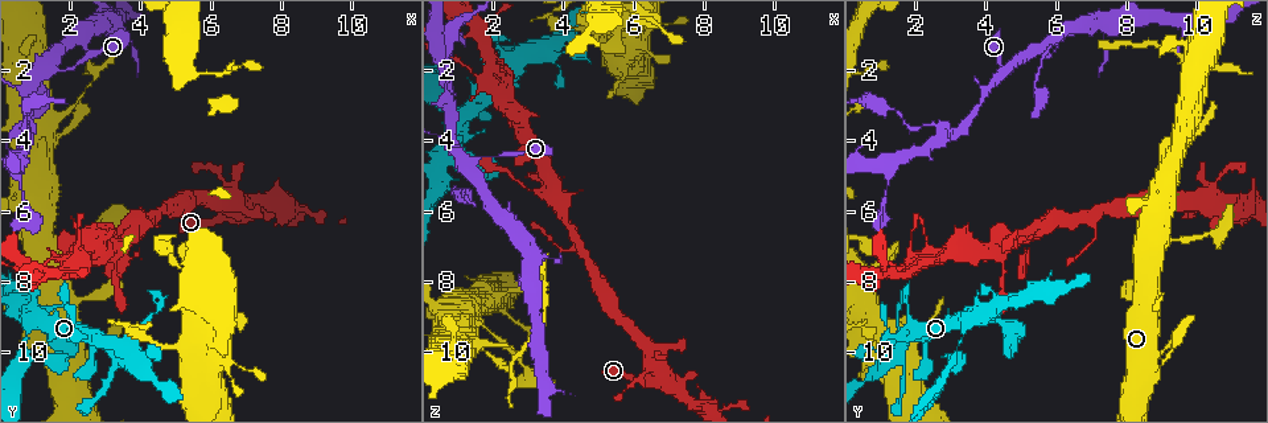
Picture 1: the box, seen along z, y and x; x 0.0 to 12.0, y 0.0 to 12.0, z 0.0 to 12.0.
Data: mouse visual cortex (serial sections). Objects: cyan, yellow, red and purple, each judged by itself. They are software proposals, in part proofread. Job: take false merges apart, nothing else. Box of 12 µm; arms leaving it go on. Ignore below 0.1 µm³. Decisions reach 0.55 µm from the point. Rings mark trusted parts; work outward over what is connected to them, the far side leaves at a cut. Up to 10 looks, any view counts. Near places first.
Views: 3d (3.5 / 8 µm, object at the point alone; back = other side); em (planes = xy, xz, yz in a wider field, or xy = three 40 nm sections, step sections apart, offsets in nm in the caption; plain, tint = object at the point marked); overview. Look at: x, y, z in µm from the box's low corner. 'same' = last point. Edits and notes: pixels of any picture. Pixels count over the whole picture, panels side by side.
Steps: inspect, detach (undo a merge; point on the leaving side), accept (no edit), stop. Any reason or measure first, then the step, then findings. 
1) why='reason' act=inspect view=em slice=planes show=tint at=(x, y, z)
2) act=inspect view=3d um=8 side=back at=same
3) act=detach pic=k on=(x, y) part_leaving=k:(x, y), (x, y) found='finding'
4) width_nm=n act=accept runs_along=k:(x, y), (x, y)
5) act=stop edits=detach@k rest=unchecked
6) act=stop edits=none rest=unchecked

why='thin arm on a thick one' act=inspect view=3d um=3.5 at=(1.9, 1.2, 5.8)

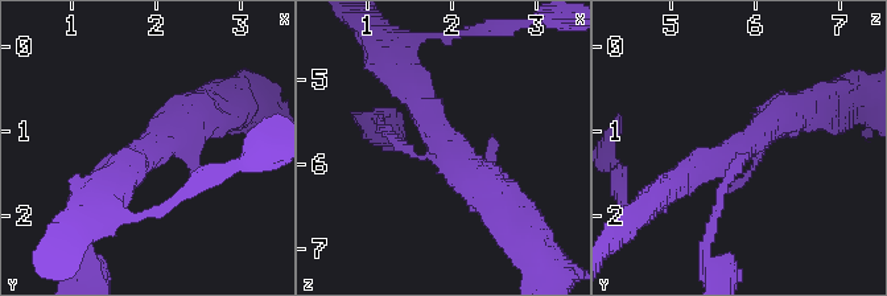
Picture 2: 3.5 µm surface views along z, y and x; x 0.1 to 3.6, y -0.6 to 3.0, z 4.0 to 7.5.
act=inspect view=em slice=planes show=tint at=(1.90, 1.30, 5.80)

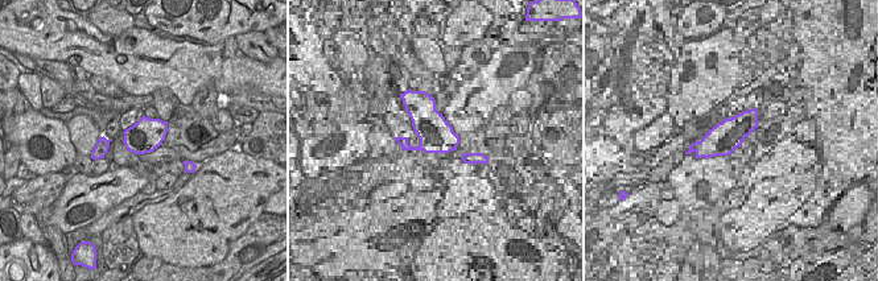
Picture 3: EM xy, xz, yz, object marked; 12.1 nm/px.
act=accept runs_along=2:(407, 82), (442, 146), (495, 204) found='all the same cell'

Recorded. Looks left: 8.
why='thin arm on a thick one' act=inspect view=3d um=3.5 at=(0.9, 2.5, 4.2)

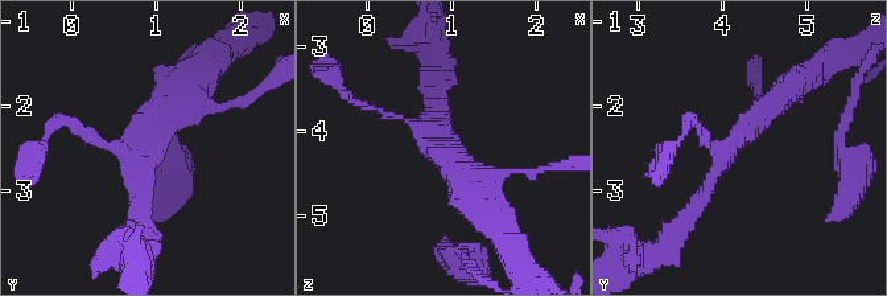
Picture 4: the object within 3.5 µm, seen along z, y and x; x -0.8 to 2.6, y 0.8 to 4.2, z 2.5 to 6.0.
arms=3 arm_widths_nm=100,200,300 act=inspect view=em slice=xy step=1 show=tint at=(0.80, 2.50, 4.20)

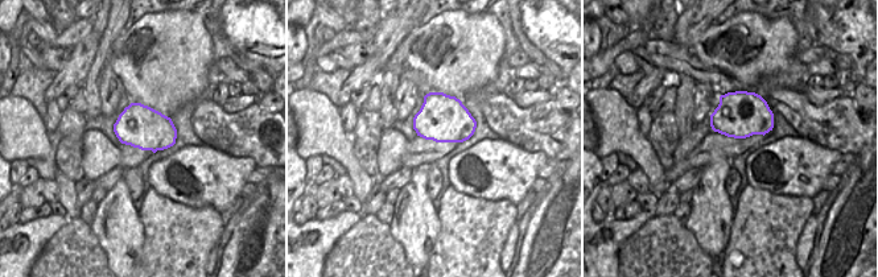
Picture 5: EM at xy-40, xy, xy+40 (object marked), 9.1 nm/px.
act=accept runs_along=4:(767, 105), (683, 222) found='continuous, no second cell'

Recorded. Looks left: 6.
why='sharp bend' act=inspect view=3d um=3.5 at=(1.8, 7.3, 2.2)

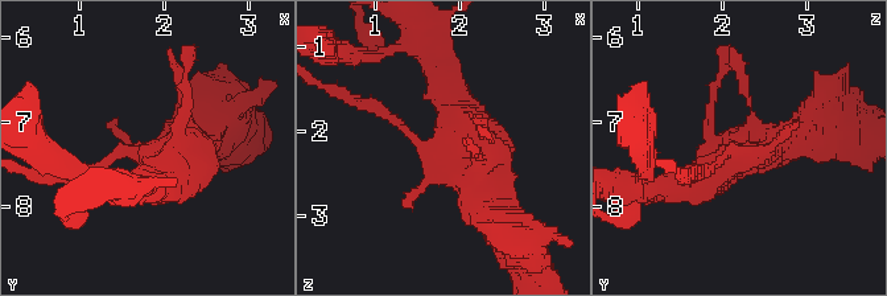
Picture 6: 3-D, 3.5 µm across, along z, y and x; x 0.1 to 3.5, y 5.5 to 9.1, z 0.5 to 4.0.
why='now the EM' act=inspect view=em slice=xy step=5 show=tint at=(1.85, 7.40, 2.20)

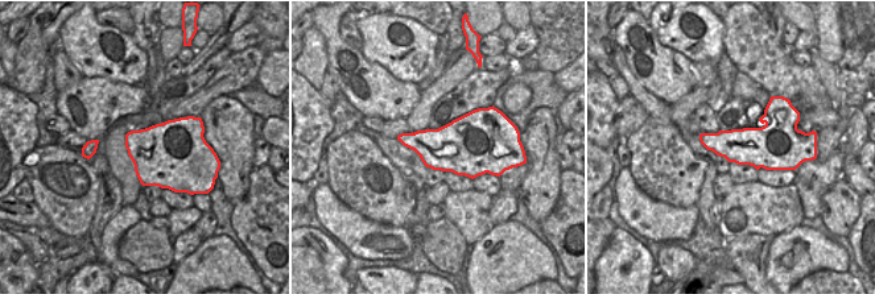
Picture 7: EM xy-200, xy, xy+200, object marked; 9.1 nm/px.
act=detach pic=6 on=(375, 106) part_leaving=6:(407, 132), (382, 109), (334, 91) found='a second cell is stuck on'

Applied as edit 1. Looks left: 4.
act=inspect view=overview

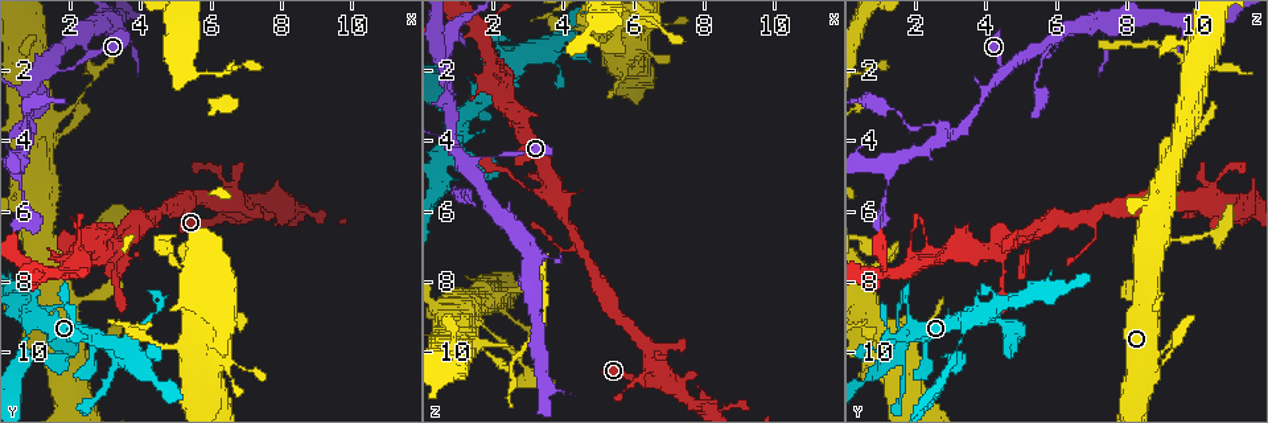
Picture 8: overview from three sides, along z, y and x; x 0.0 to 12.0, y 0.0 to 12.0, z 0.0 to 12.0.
act=inspect view=3d um=3.5 at=(2.1, 6.8, 9.5)

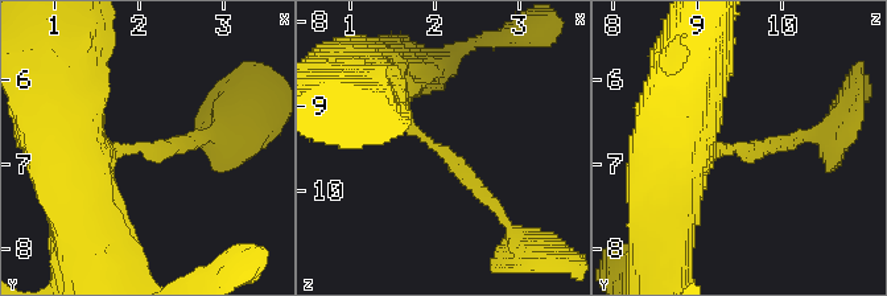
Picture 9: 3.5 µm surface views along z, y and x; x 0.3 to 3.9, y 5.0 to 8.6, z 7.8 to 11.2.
arm_widths_nm=200,500 act=inspect view=em slice=xy step=3 show=tint at=(2.05, 6.80, 9.50)

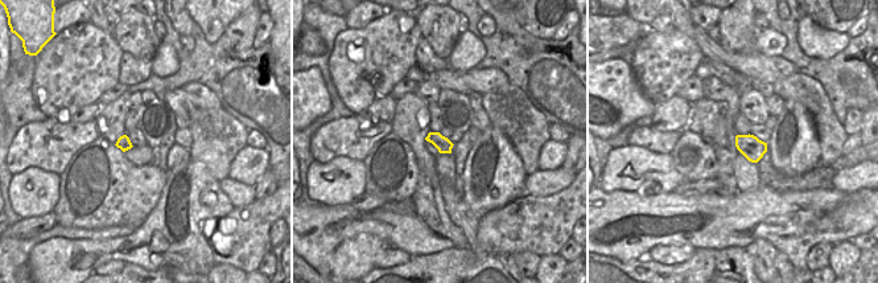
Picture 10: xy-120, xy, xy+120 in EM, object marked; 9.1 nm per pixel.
why='cut it another way' act=inspect view=em slice=xy step=2 show=tint at=same

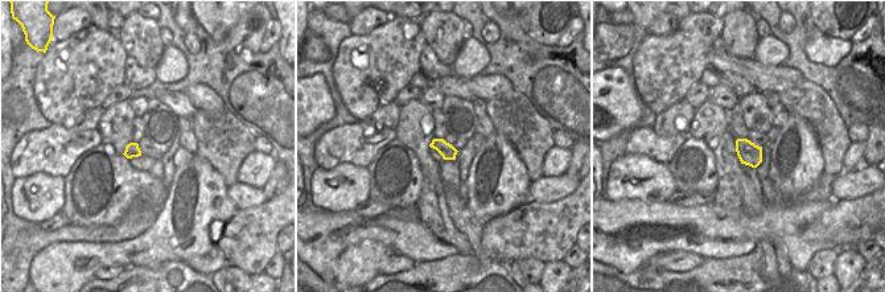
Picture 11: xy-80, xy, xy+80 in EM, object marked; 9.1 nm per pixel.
width_nm=140 act=accept runs_along=9:(357, 83), (458, 164), (499, 212) found='all the same cell'

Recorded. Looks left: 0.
act=stop edits=detach@6 rest=unchecked

